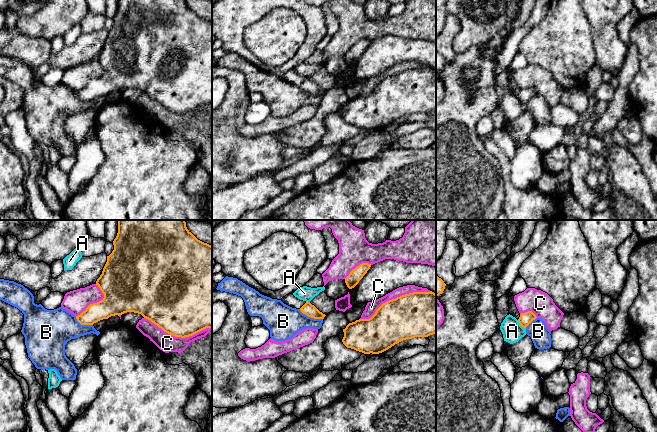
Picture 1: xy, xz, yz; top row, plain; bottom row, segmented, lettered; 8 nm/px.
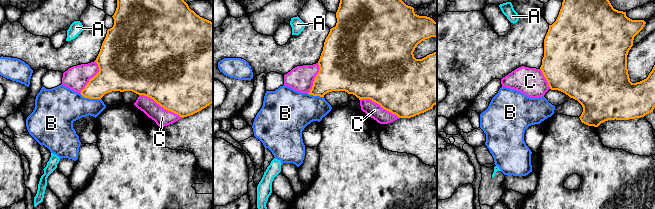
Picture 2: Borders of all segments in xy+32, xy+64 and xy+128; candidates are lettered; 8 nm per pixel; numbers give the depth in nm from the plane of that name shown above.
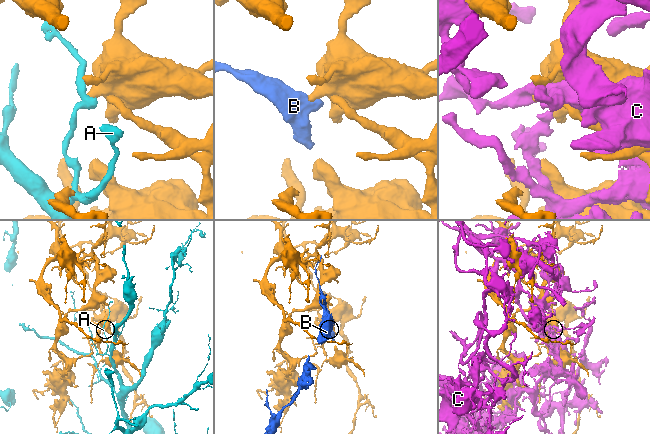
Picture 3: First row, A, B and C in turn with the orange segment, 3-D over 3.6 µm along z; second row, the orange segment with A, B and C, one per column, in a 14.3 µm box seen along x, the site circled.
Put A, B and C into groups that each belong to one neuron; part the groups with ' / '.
A / B / C

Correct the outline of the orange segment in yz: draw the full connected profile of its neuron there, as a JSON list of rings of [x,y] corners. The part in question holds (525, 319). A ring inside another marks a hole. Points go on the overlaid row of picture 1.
[[[528,311],[520,314],[518,322],[523,328],[526,328],[536,318],[536,315],[532,311]]]

